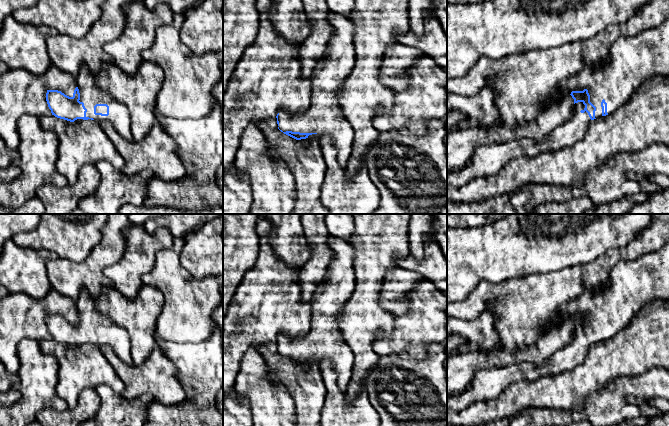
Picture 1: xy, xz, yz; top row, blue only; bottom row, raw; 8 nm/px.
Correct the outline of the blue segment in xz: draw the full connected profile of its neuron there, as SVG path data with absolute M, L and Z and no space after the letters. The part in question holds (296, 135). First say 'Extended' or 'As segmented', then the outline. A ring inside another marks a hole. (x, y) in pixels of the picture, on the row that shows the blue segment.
Extended. M333 11L328 19L335 33L325 57L311 74L308 110L299 114L279 112L276 118L278 129L296 140L329 138L337 150L339 164L346 167L352 154L354 130L345 118L336 94L355 66L355 27L350 17Z

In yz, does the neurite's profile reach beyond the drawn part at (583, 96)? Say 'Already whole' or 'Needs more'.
Needs more

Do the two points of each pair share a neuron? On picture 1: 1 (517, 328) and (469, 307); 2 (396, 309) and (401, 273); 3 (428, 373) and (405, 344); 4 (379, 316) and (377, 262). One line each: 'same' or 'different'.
1: same
2: same
3: different
4: same

